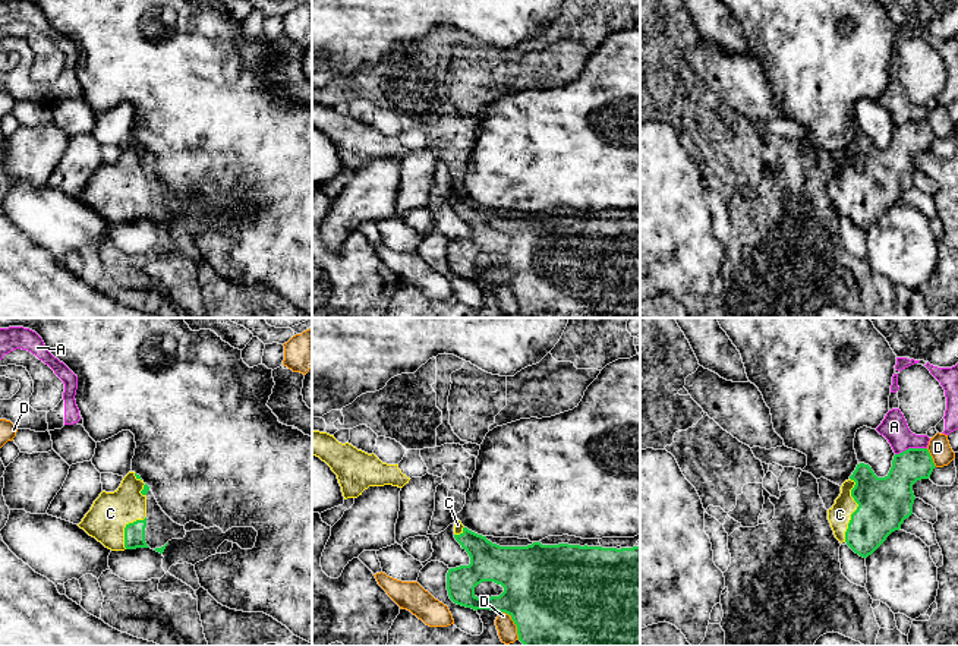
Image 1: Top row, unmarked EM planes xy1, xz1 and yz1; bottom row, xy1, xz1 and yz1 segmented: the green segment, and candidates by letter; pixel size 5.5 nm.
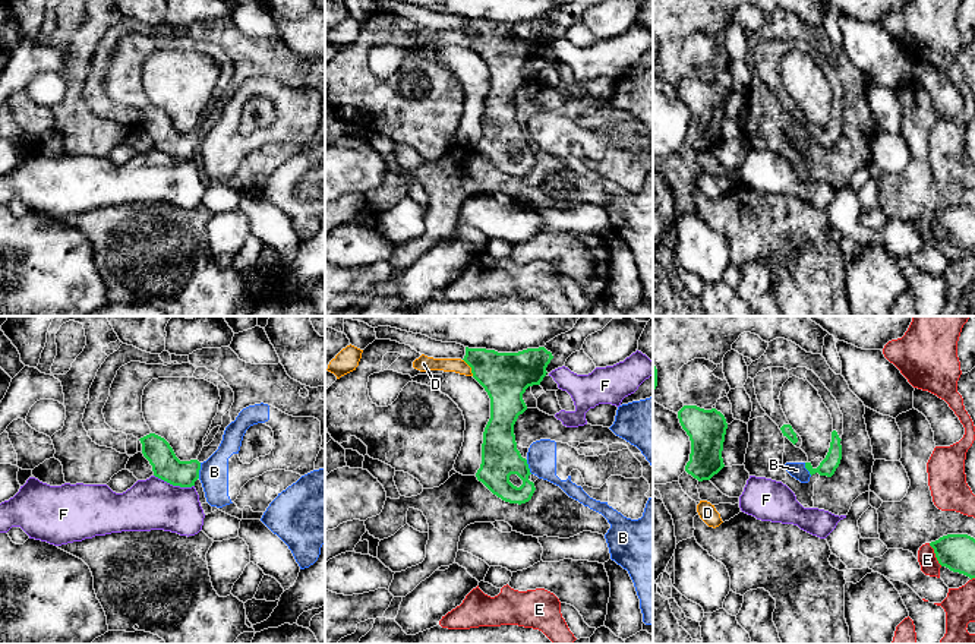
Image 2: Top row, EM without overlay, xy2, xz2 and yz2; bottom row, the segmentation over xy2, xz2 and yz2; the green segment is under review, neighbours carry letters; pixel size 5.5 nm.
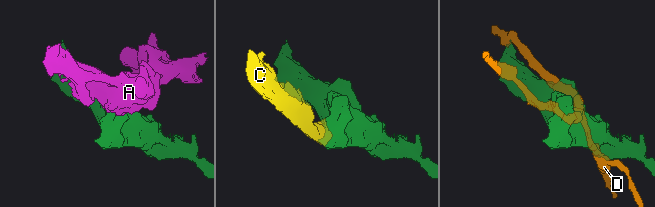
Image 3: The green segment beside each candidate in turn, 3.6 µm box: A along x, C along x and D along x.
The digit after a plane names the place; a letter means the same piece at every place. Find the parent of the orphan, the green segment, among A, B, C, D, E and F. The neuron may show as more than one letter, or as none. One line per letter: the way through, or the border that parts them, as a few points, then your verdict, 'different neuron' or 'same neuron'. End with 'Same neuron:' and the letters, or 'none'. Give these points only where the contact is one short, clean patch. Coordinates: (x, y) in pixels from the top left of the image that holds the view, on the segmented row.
A: different neuron
B: border xy2 (201, 463), (198, 477); different neuron
C: way yz1 (884, 503), (867, 510), (856, 510), (840, 514); same neuron
D: different neuron
E: different neuron
F: different neuron
Same neuron: C

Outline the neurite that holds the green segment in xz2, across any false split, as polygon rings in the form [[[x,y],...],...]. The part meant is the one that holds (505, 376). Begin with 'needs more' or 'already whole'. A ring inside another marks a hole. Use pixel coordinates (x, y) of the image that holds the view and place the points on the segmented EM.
already whole; [[[466,347],[463,360],[471,367],[473,378],[490,398],[490,419],[483,432],[482,464],[476,477],[493,495],[509,503],[526,503],[536,490],[534,483],[528,480],[531,473],[527,460],[517,449],[514,424],[518,416],[527,410],[523,394],[528,386],[540,385],[552,359],[552,353],[545,347],[527,348],[518,353],[498,353],[495,350]]]

